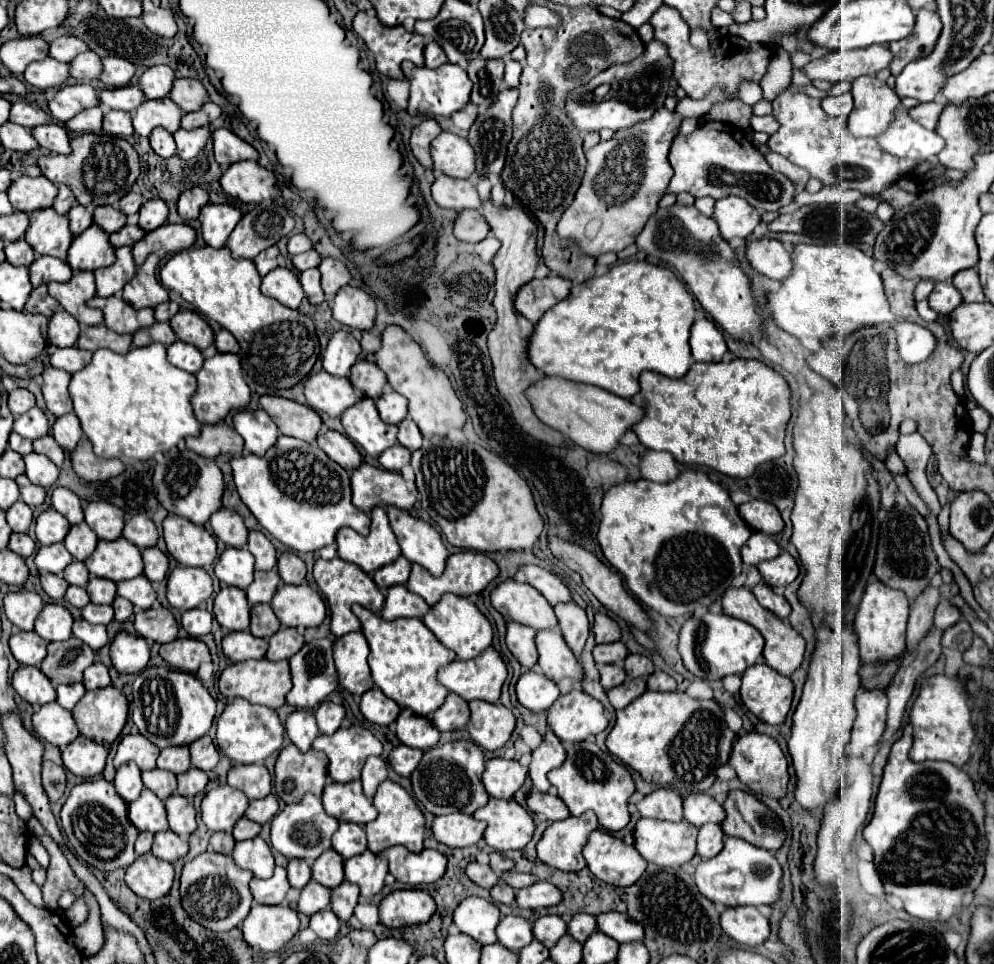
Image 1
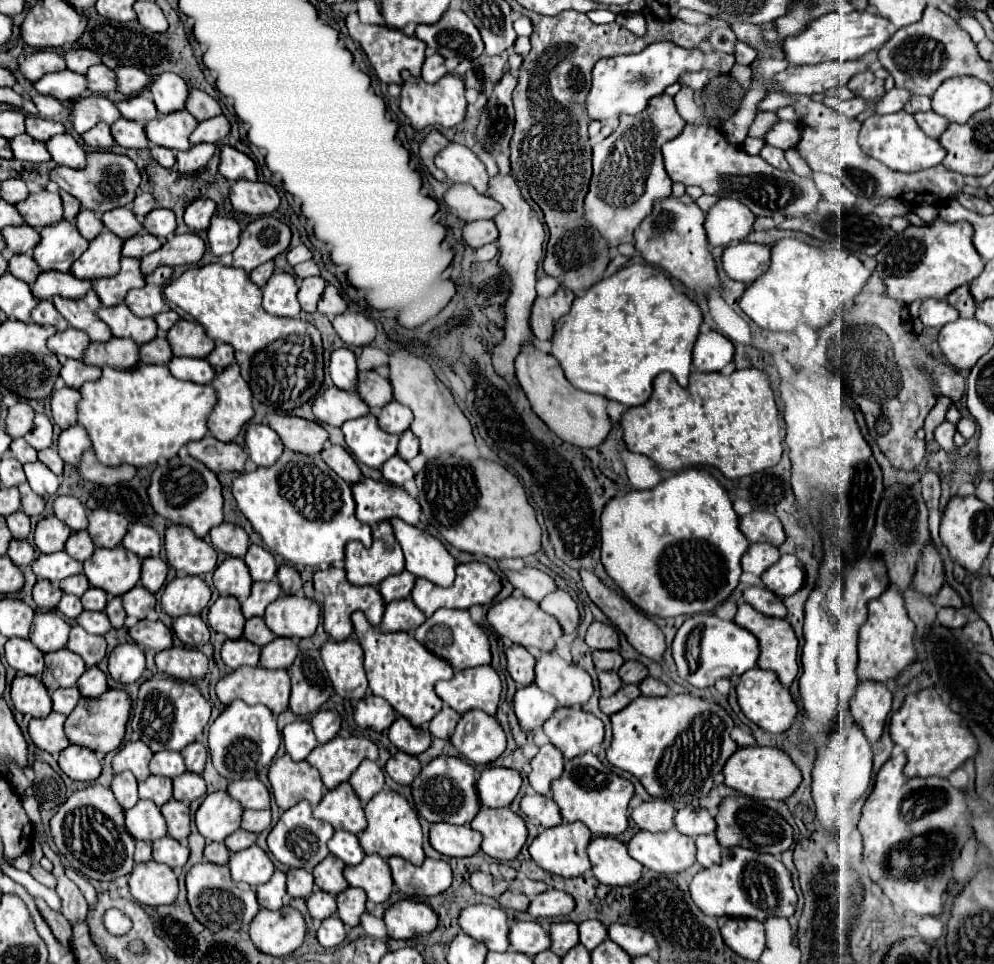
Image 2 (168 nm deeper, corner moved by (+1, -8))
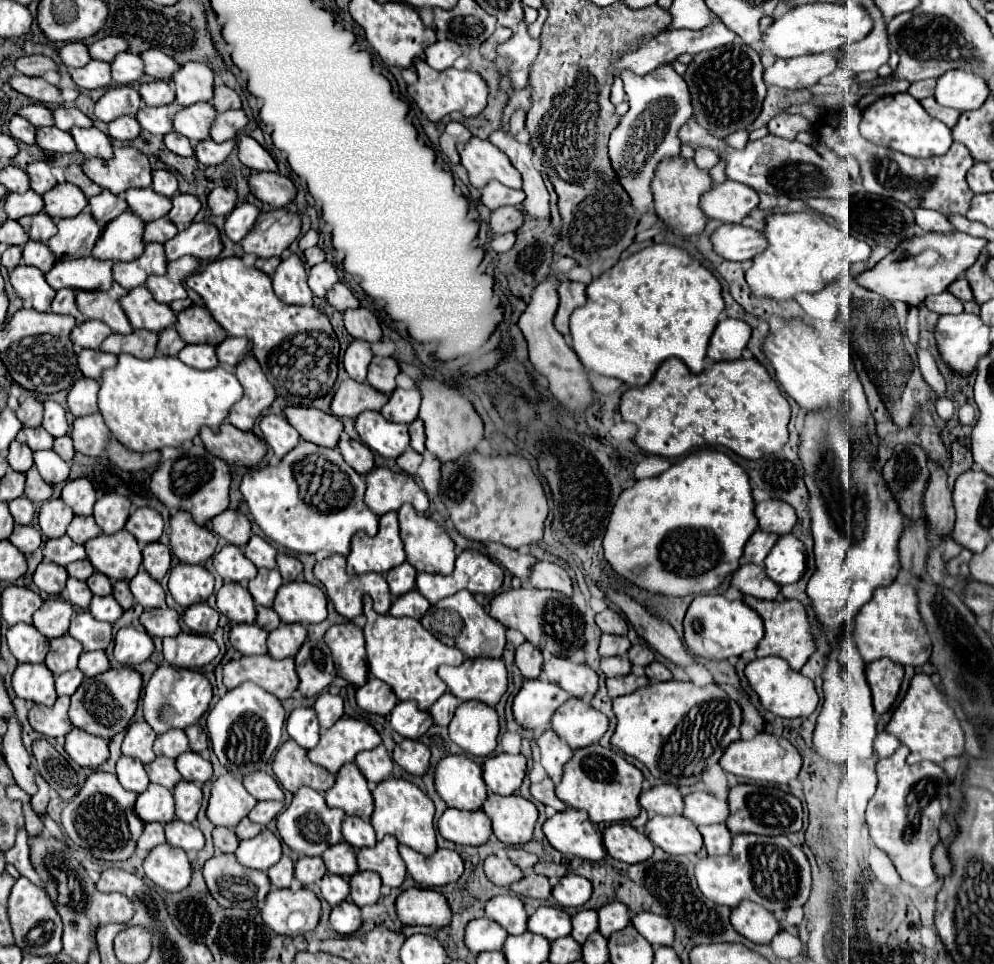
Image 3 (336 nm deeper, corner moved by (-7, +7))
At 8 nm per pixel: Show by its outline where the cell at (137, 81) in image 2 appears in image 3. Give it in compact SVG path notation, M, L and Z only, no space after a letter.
M149 49L141 53L141 59L145 63L145 73L155 79L171 79L175 69L179 69L179 63L159 49Z

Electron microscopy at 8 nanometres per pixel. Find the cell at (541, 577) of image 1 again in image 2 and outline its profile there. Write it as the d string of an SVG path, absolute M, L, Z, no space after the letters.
M523 568L519 572L505 572L505 574L515 588L519 588L527 598L535 602L541 602L543 596L555 592L557 588L555 580L537 568Z

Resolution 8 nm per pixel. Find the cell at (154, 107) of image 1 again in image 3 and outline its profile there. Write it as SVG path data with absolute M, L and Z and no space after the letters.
M195 103L179 111L173 119L175 131L189 137L191 141L203 141L209 137L211 121L215 121L217 111L211 103Z

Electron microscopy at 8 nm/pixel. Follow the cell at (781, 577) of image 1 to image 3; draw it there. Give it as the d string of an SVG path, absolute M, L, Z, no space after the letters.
M783 535L777 539L769 555L765 557L765 573L777 585L797 583L805 573L805 547L795 535Z

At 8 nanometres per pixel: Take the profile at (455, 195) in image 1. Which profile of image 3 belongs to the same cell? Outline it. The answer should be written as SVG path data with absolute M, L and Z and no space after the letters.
M491 181L487 187L481 189L481 201L493 211L493 209L499 209L503 205L523 205L525 201L525 193L523 191L517 191L517 189L511 189L511 187L505 187L497 181Z

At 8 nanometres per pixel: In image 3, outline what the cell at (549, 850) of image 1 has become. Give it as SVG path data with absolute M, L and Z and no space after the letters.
M565 809L545 821L543 833L563 855L575 855L587 861L599 861L607 855L601 829L587 819L585 811Z

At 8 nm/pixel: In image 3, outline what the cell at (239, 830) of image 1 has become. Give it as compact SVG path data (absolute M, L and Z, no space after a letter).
M245 817L245 819L241 819L241 823L235 827L235 835L237 835L239 839L251 839L251 837L259 835L261 829L263 829L263 825L257 825L257 823L253 823L253 821L249 821L249 819Z

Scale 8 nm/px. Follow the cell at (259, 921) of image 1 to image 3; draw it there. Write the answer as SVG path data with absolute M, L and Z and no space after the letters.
M309 889L269 891L261 909L263 921L279 935L303 935L319 923L321 903Z

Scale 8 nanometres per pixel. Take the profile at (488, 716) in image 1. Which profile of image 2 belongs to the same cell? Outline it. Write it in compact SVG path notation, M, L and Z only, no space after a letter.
M469 710L461 716L451 742L473 764L489 764L507 748L507 736L499 720L481 710Z

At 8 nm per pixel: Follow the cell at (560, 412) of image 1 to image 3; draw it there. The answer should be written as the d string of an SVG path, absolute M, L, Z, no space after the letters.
M549 273L545 277L545 281L541 281L531 295L531 301L527 305L527 309L523 311L523 315L519 317L519 327L529 343L529 359L533 363L533 367L545 375L549 379L549 389L551 393L561 401L561 405L565 405L571 413L575 413L577 409L585 409L591 403L593 397L593 387L589 383L587 373L583 371L583 365L579 361L579 357L575 355L575 351L565 343L563 335L553 327L553 317L555 317L555 309L559 305L559 295L557 295L557 287L559 287L559 279L555 277L555 273Z

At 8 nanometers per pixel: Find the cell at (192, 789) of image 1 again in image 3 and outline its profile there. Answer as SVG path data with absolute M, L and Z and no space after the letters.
M185 751L175 761L177 761L177 769L185 781L193 781L193 783L201 785L213 777L211 761L195 751Z

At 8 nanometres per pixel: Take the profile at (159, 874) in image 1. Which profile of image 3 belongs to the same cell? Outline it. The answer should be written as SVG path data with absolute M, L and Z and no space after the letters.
M169 843L151 849L143 863L143 869L157 887L169 893L185 889L191 881L191 863L187 859L187 853L179 847L171 847Z

